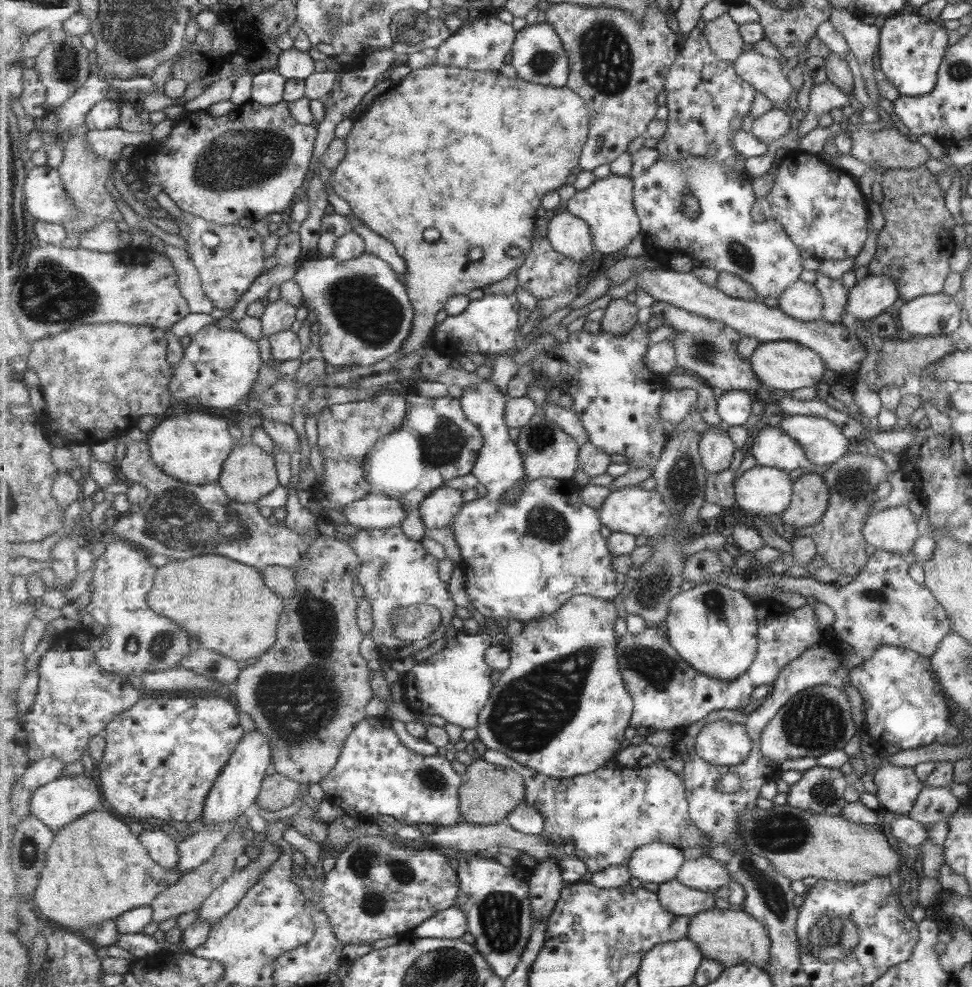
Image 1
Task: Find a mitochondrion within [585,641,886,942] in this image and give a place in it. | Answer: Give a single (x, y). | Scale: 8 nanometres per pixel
(816, 721)

